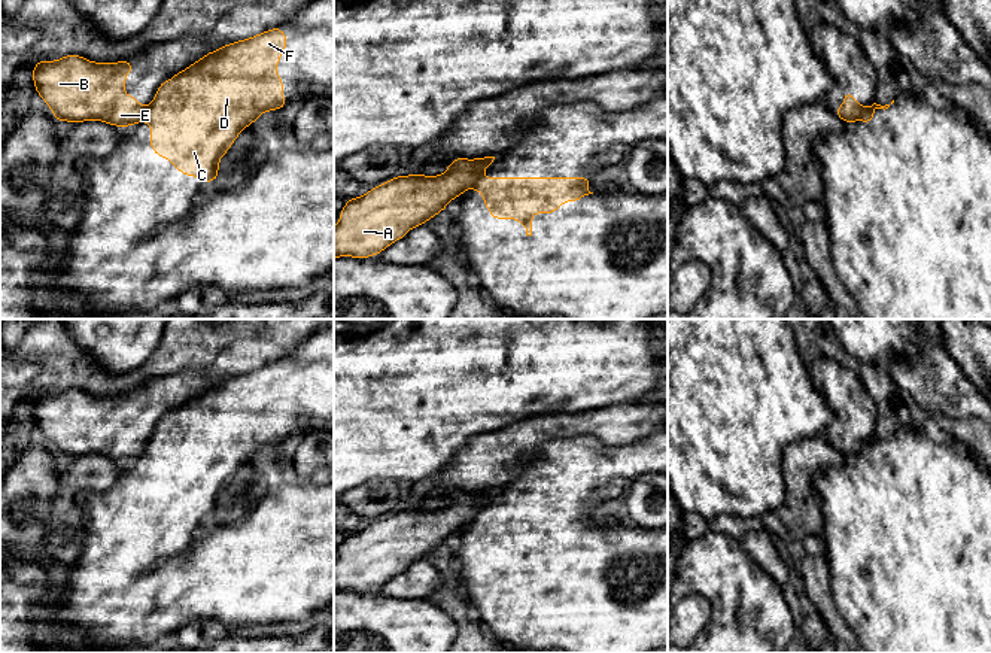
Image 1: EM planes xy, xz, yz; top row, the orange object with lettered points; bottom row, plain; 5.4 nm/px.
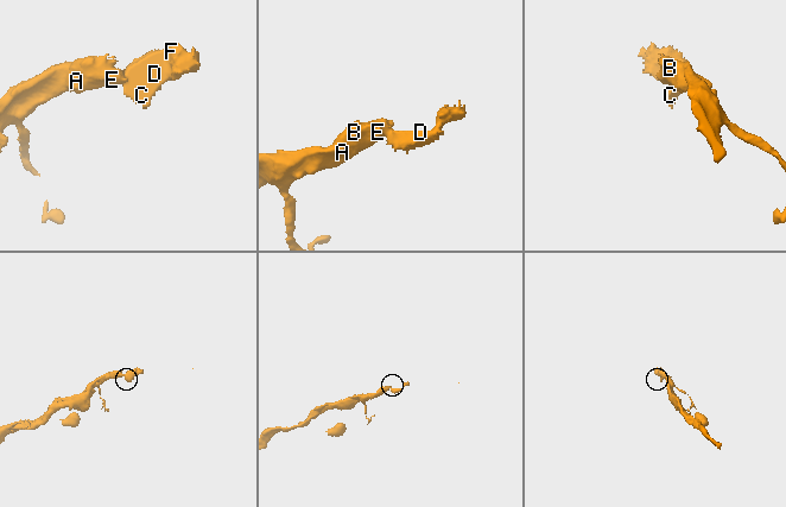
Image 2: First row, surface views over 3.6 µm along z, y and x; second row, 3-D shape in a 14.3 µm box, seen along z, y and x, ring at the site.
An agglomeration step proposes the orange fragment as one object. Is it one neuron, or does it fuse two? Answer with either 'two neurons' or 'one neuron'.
two neurons

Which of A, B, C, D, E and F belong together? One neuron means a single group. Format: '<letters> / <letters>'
A B E / C D F

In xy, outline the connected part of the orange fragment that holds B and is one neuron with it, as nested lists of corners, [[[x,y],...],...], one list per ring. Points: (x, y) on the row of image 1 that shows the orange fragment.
[[[66,55],[57,61],[42,60],[33,67],[36,92],[51,107],[54,118],[67,122],[103,121],[115,127],[128,127],[142,122],[146,106],[139,104],[134,95],[125,95],[124,75],[133,72],[127,60],[119,63],[92,63],[80,55]]]

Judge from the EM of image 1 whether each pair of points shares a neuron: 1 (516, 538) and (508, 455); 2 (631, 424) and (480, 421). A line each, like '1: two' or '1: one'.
1: two
2: two

